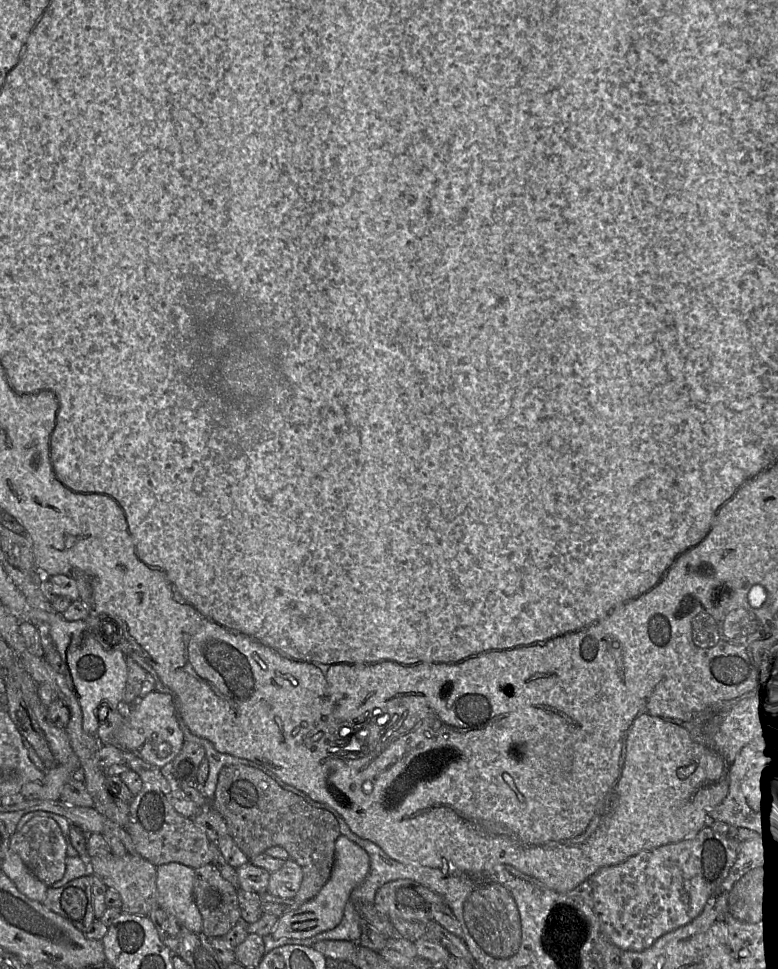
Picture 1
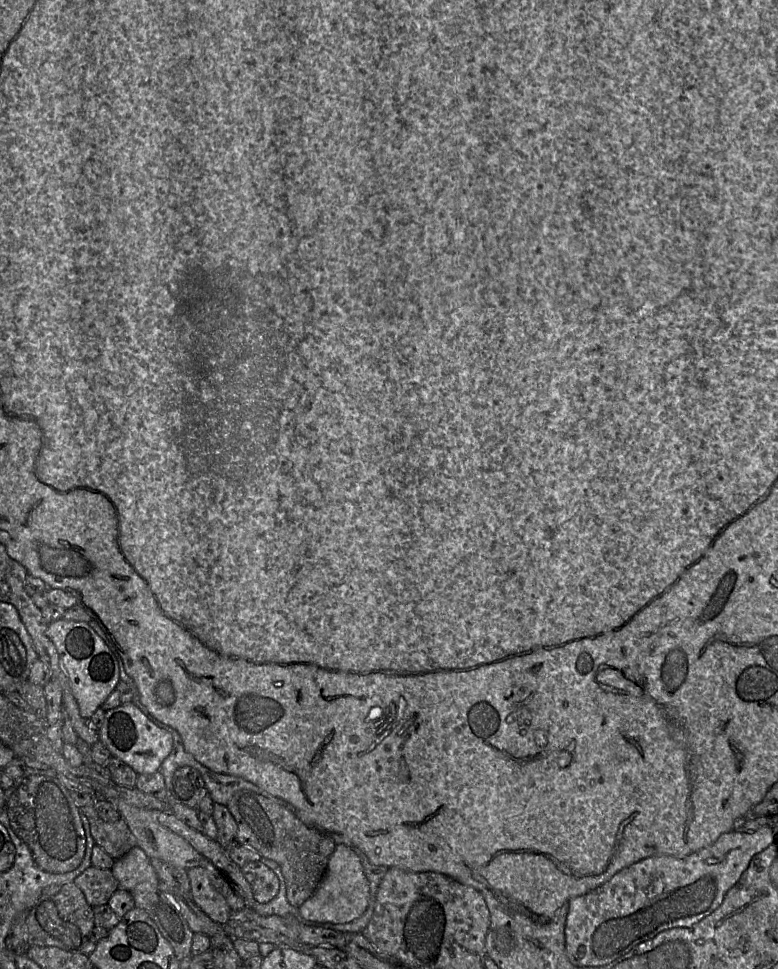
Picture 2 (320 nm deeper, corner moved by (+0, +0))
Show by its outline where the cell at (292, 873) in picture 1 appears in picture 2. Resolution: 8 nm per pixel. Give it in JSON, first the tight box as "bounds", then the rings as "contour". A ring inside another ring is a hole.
{"bounds":[241,861,279,903],"contour":[[[261,861],[248,862],[241,867],[245,879],[251,886],[254,899],[259,903],[271,901],[279,891],[276,874]]]}

